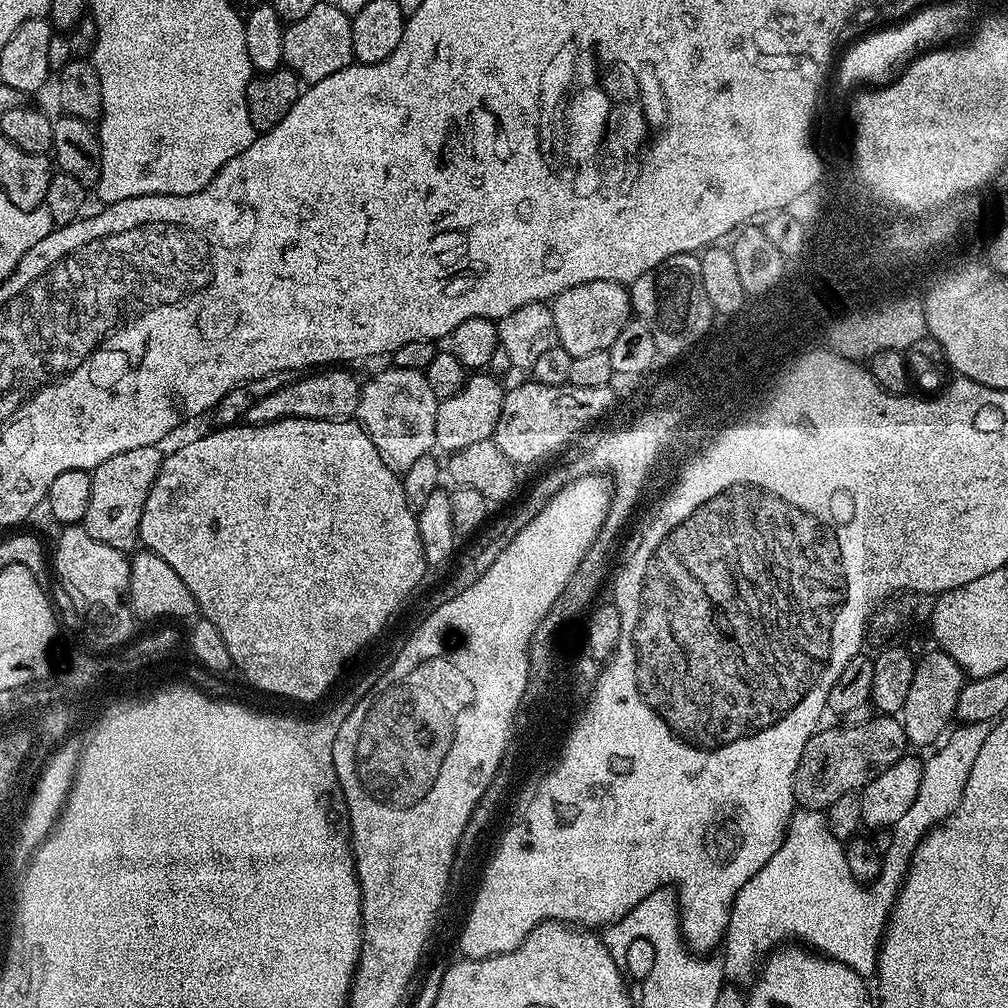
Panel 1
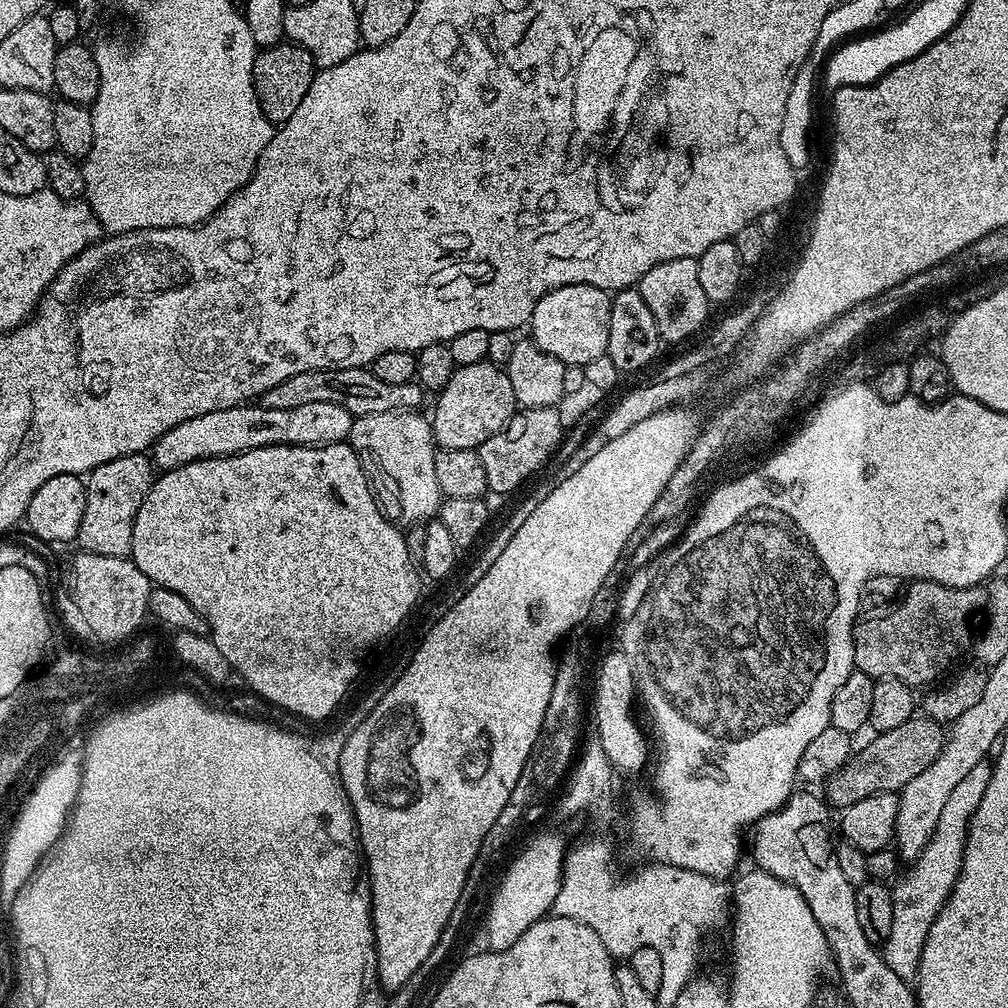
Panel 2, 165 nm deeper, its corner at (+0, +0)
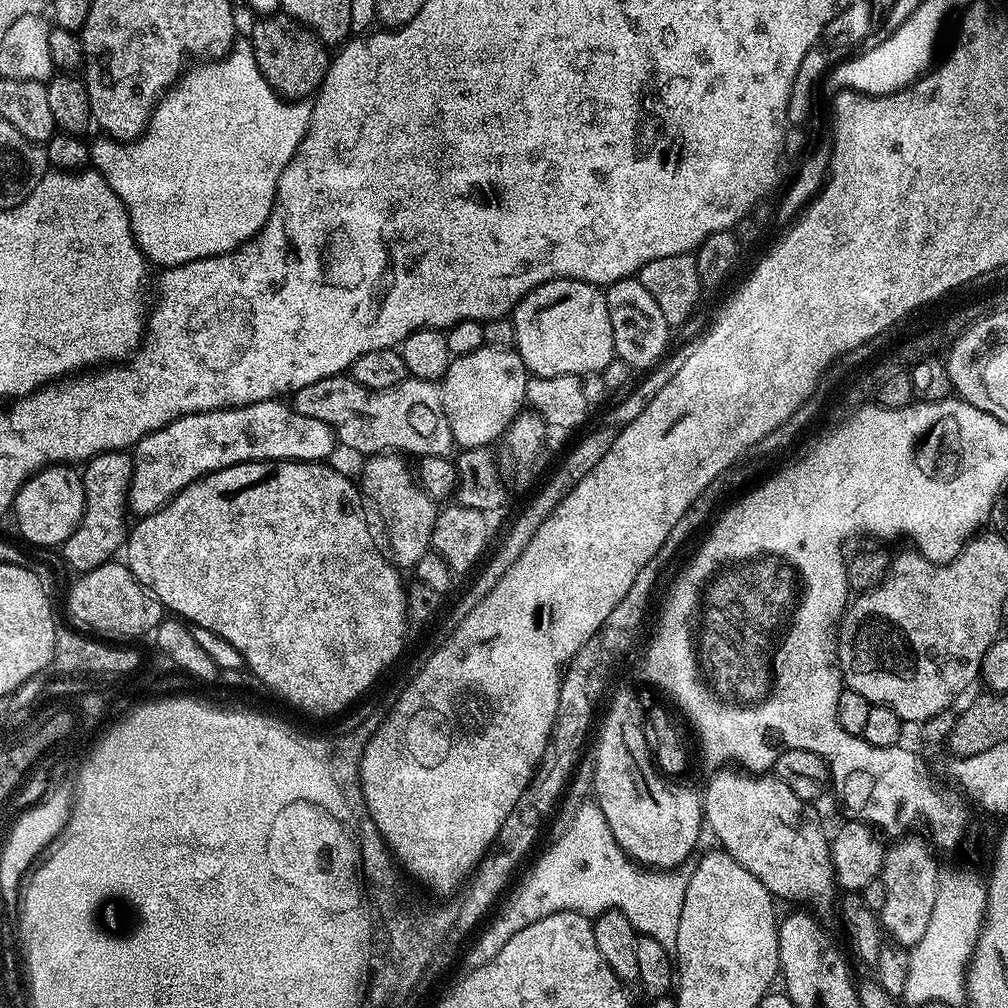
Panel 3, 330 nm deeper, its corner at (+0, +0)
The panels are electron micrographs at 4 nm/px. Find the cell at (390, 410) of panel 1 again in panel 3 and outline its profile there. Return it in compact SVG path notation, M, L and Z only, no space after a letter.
M394 452L375 453L362 470L360 488L363 495L376 504L388 524L393 561L402 568L414 568L424 553L431 549L437 503L421 487L403 455Z

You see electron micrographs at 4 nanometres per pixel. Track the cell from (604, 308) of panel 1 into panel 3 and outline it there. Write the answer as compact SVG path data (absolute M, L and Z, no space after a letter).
M547 280L544 284L539 284L530 294L526 294L516 307L510 313L510 319L513 324L513 334L515 336L514 348L519 352L522 362L528 367L529 373L533 377L545 376L546 378L554 378L555 376L578 376L584 377L588 372L603 373L604 367L614 359L616 351L614 350L614 334L610 326L610 310L606 306L606 298L604 292L597 285L588 284L585 280Z

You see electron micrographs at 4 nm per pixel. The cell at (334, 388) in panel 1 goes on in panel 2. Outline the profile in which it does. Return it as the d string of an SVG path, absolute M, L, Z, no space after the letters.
M306 402L306 406L294 406L294 410L274 410L259 406L214 410L210 414L198 414L198 418L190 418L174 426L174 430L162 434L162 438L157 440L151 449L150 455L157 469L167 470L211 456L235 456L237 452L248 452L251 448L275 444L339 444L349 439L353 419L352 412L346 410L346 406L338 406L338 402Z

